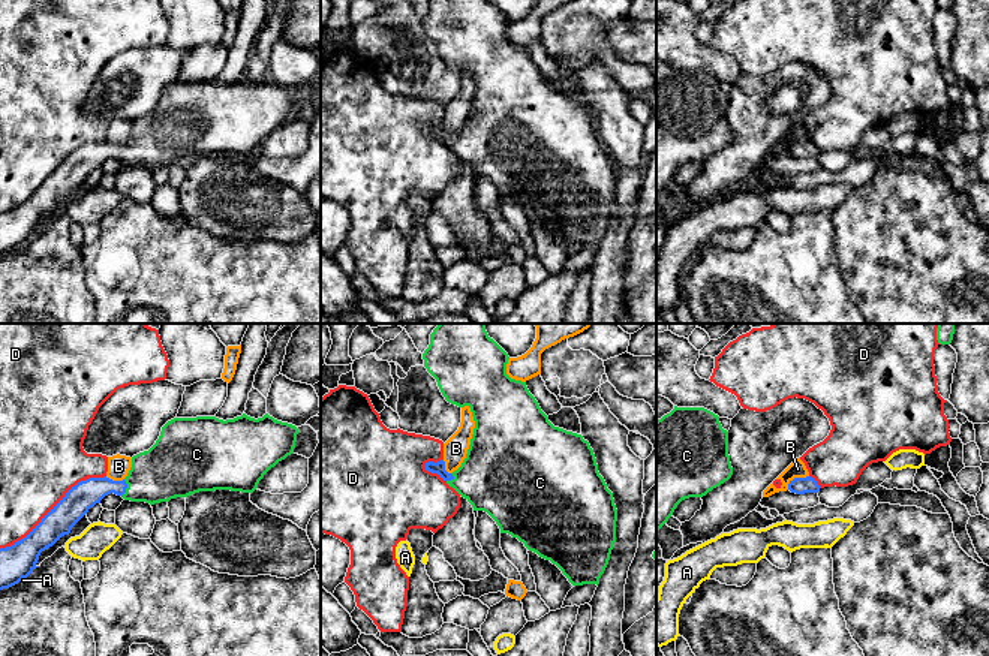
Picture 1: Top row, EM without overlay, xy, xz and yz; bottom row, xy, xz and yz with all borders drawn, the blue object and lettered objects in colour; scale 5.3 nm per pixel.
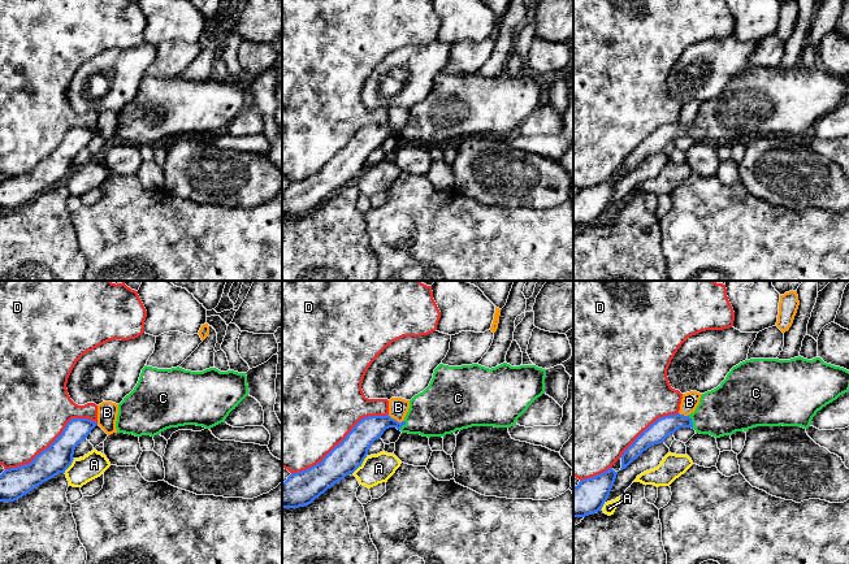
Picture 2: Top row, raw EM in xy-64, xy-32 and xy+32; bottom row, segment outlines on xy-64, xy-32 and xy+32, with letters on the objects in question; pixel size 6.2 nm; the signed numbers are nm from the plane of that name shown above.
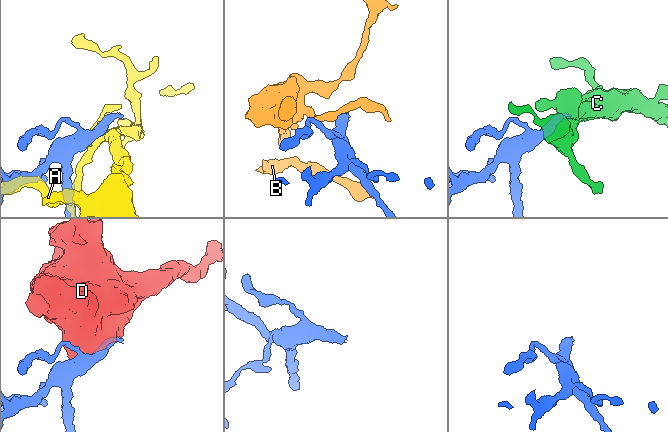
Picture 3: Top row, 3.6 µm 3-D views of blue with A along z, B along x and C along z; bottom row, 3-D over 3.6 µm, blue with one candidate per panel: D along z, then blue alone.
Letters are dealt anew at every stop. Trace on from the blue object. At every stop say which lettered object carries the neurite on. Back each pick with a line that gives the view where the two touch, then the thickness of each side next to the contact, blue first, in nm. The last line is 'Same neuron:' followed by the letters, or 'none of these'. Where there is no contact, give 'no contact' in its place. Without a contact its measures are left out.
C: meets blue in xy; 150 nm thick on the blue side, 300 nm on the other
Same neuron: C

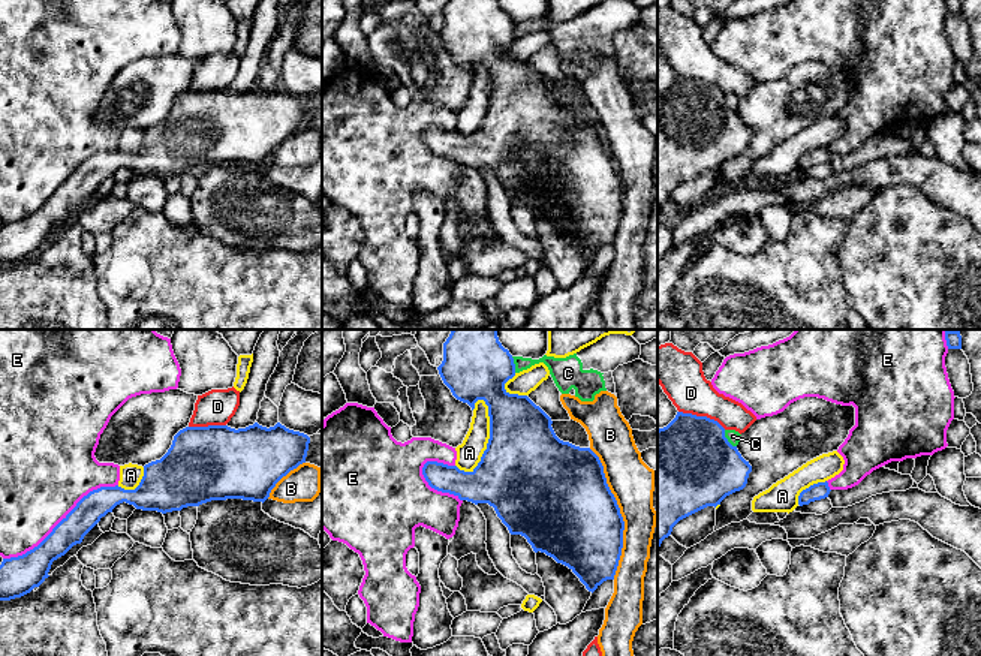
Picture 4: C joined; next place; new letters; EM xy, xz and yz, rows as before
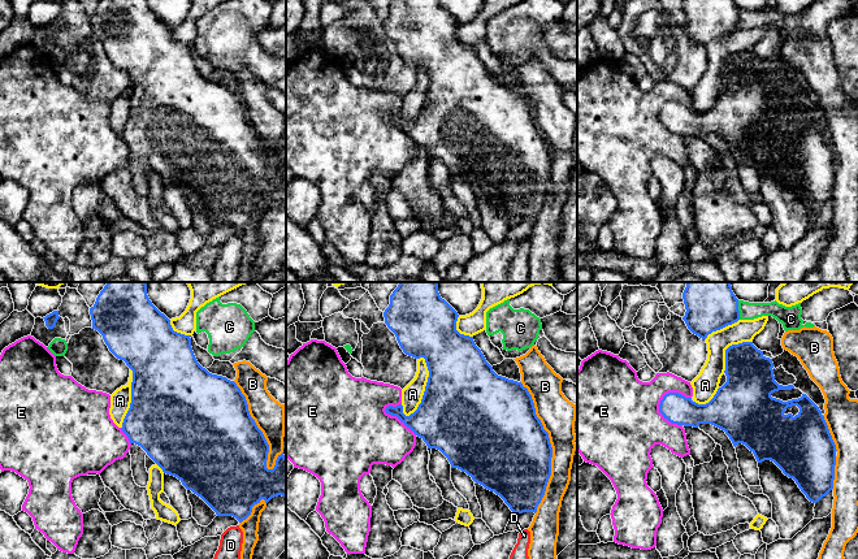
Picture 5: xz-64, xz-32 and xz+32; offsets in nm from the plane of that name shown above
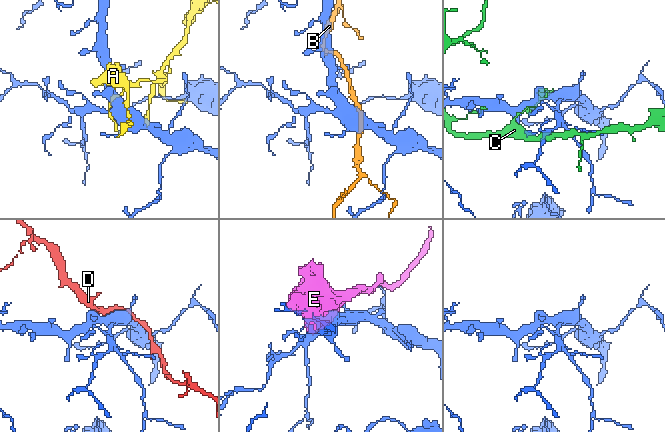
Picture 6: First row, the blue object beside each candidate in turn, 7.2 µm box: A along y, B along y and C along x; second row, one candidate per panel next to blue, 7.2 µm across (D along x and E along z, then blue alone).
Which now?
Same neuron: none of these

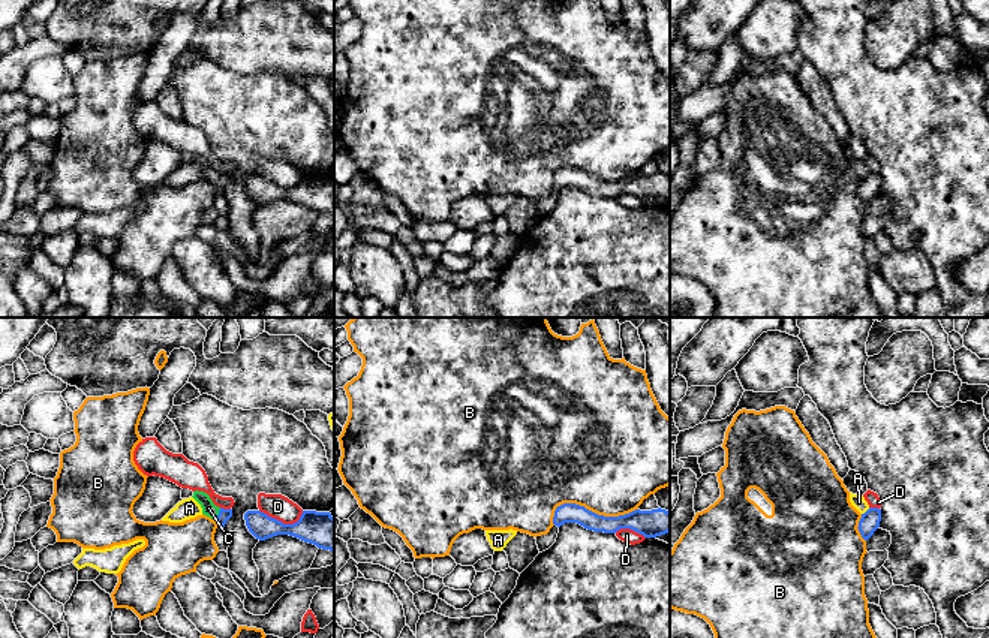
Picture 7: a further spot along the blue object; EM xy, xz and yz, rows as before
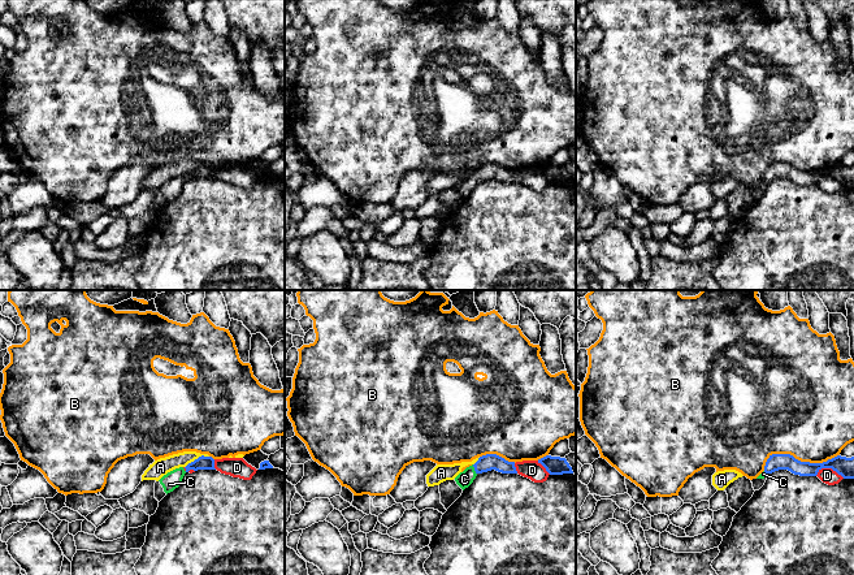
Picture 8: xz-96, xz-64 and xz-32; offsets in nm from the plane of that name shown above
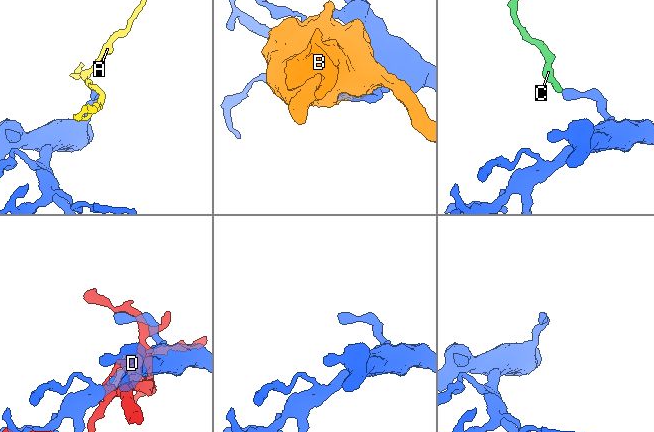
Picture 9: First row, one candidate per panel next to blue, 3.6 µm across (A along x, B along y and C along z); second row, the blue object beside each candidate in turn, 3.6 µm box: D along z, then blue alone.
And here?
C: meets blue in xy; 70 nm thick on the blue side, 80 nm on the other
Same neuron: C

